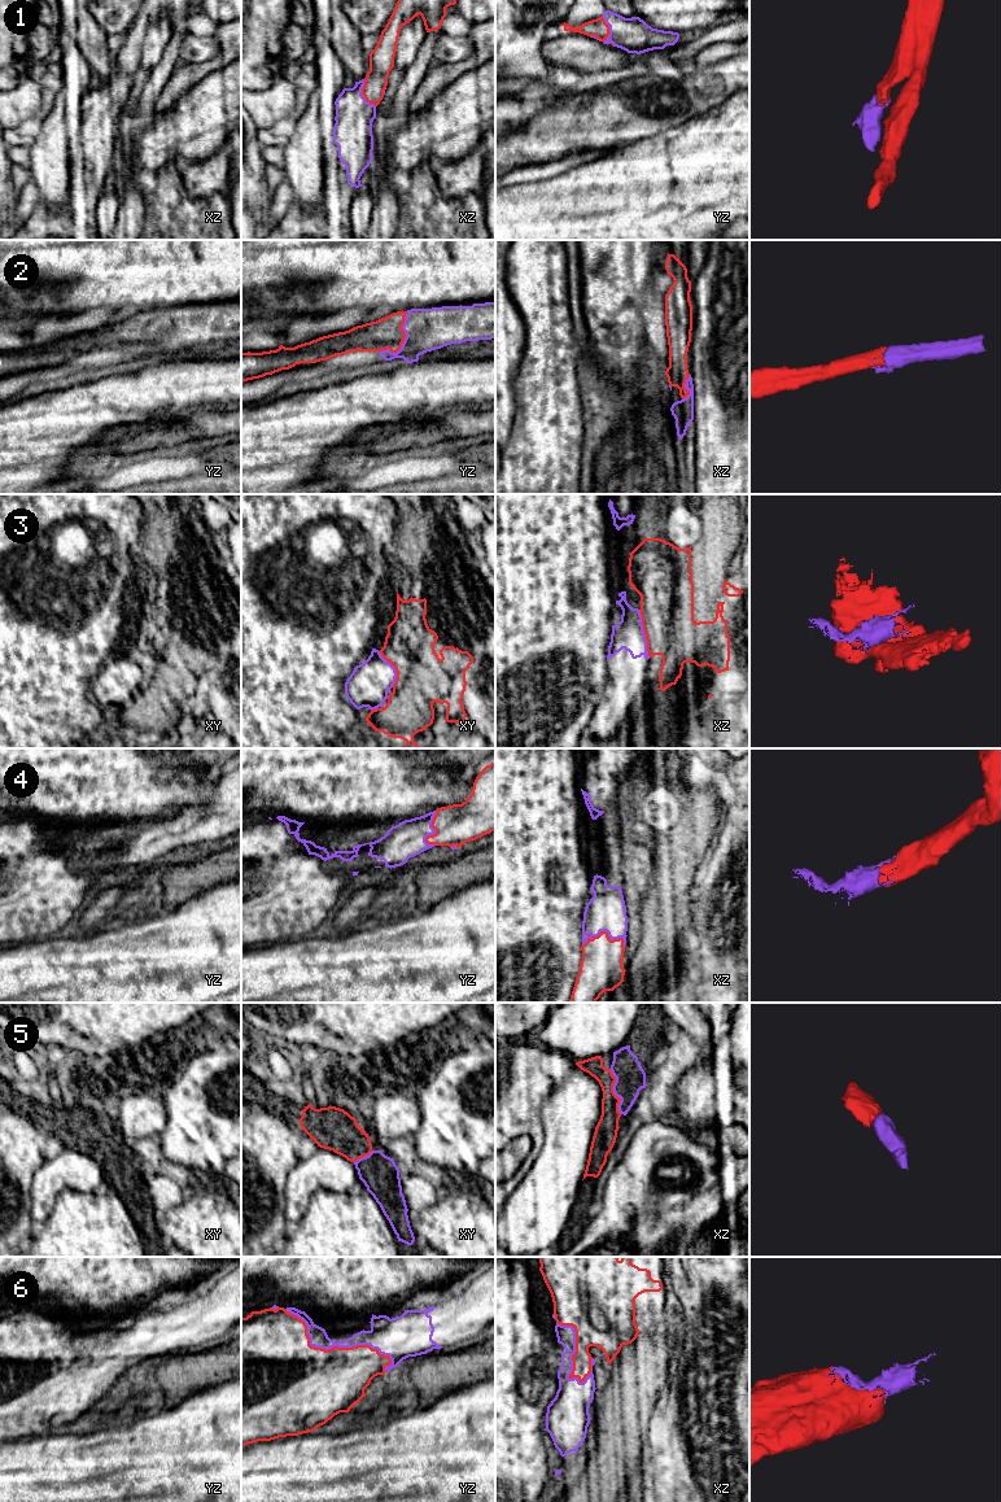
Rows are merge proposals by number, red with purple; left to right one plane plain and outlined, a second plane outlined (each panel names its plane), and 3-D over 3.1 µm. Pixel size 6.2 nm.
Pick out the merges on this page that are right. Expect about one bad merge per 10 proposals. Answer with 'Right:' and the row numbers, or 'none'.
Right: 1, 2, 4, 5, 6

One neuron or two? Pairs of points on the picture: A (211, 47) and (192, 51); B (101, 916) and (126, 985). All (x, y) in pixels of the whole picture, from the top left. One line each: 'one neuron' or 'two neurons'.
A: one neuron
B: two neurons

